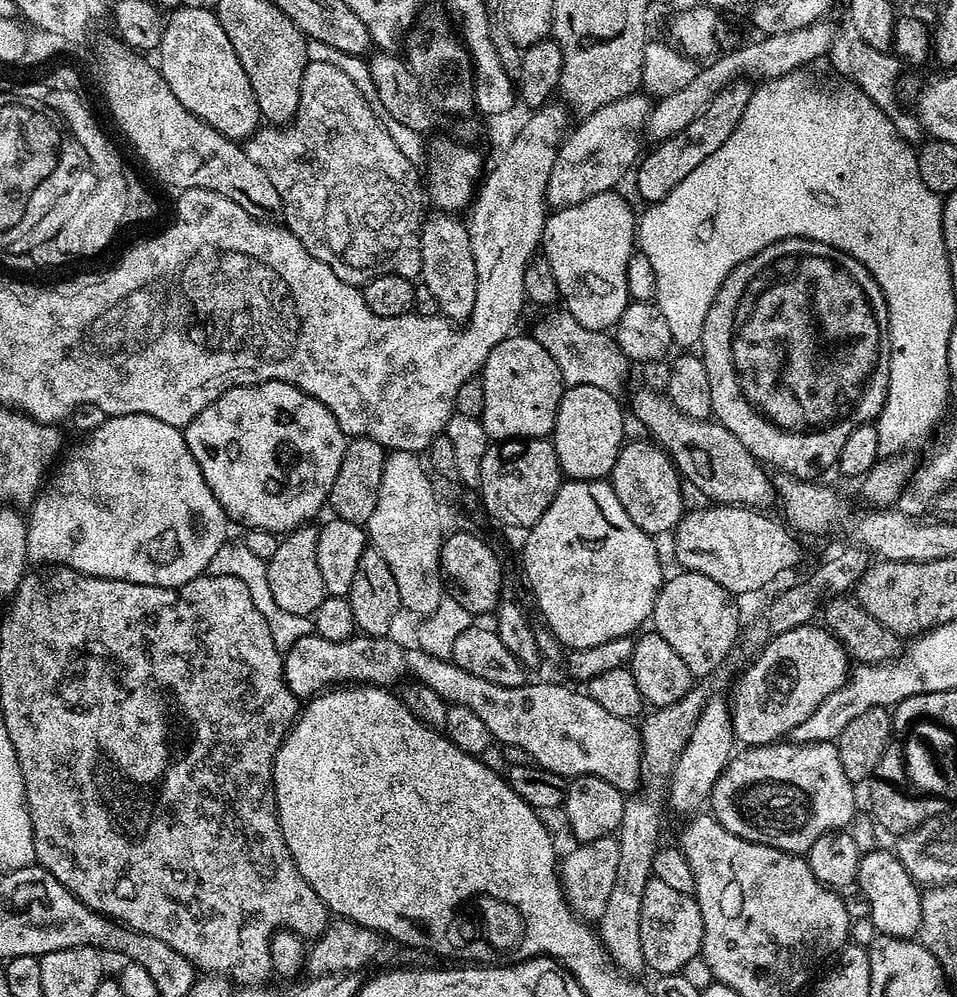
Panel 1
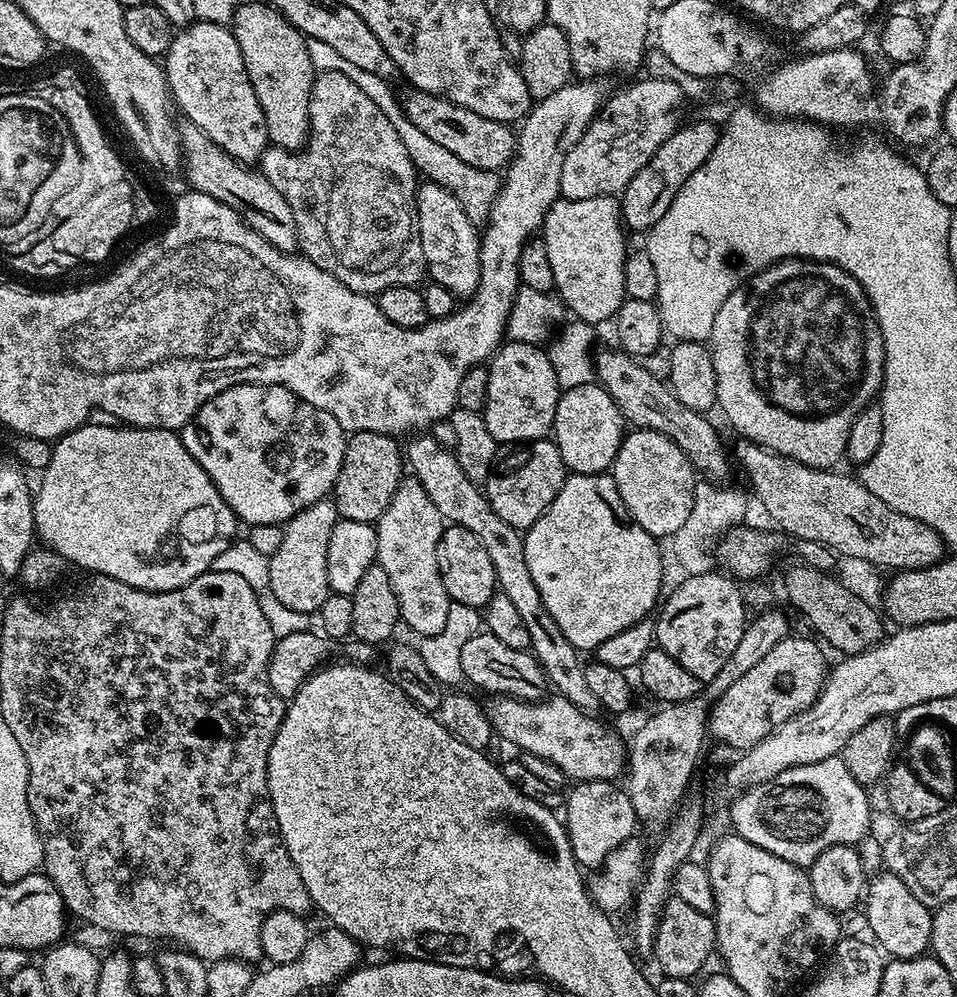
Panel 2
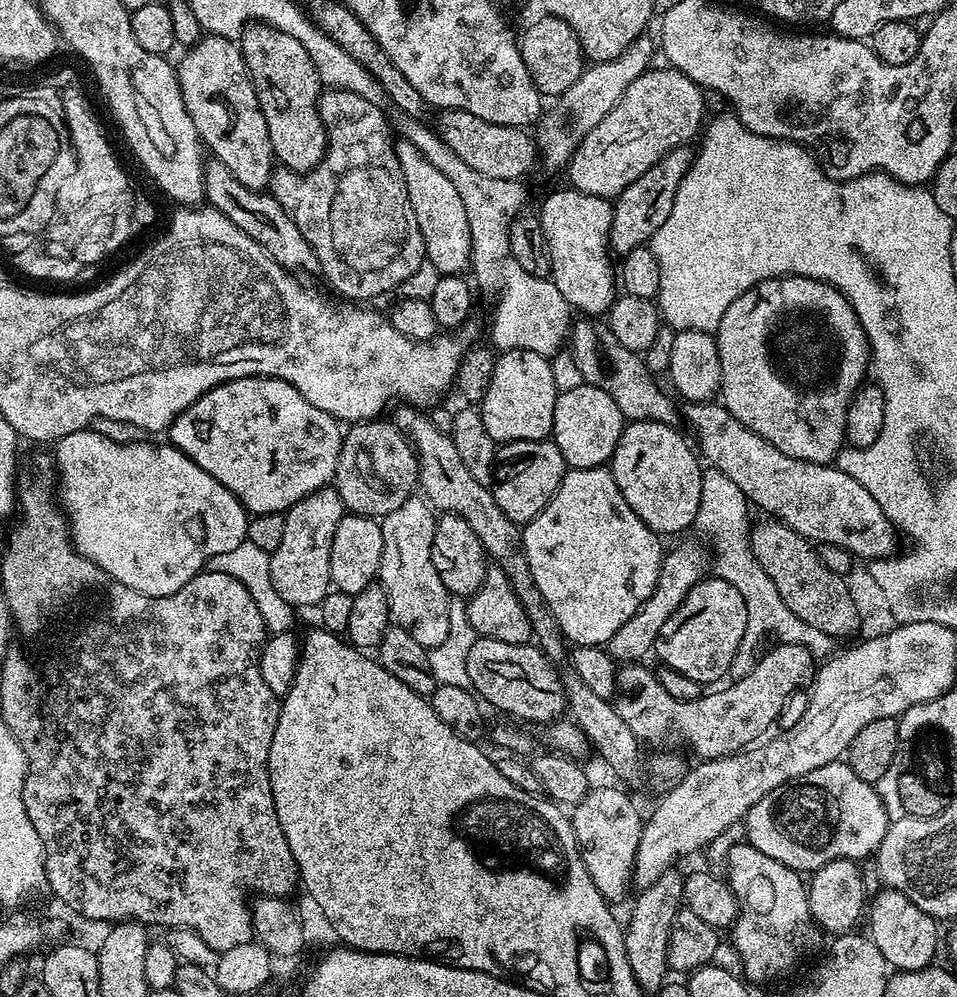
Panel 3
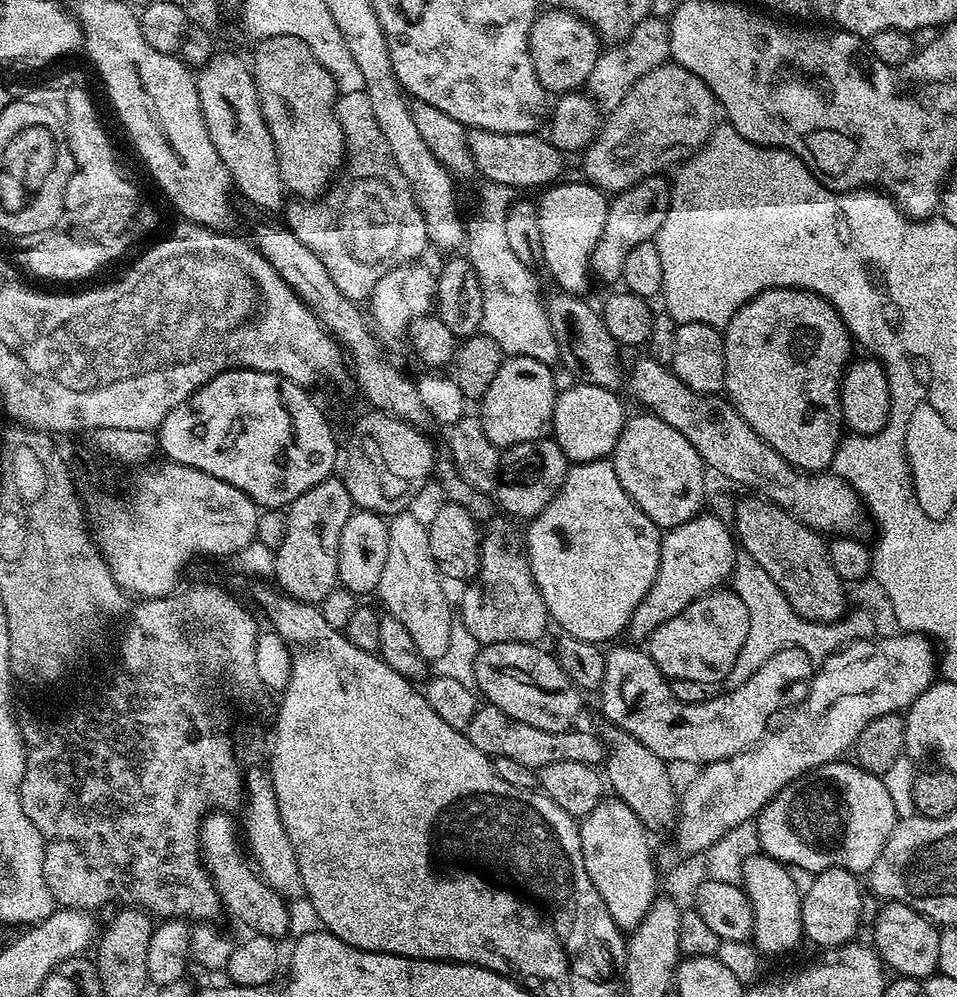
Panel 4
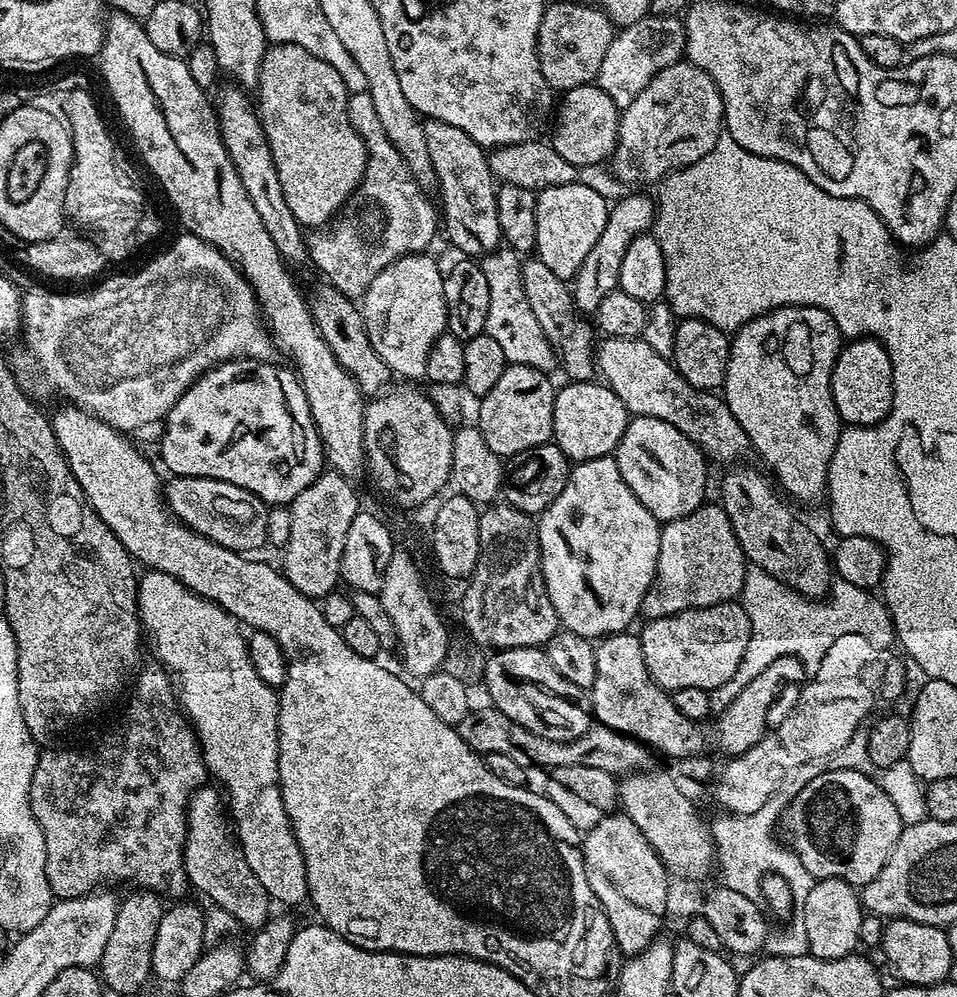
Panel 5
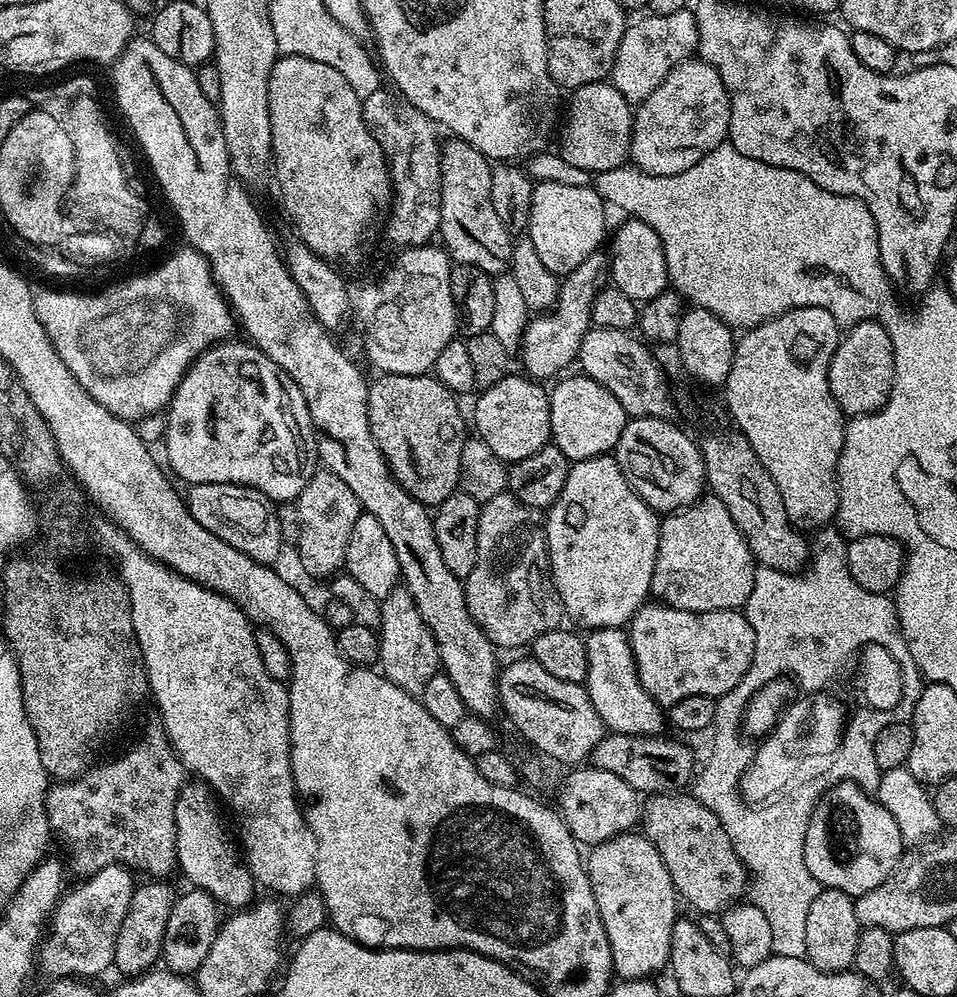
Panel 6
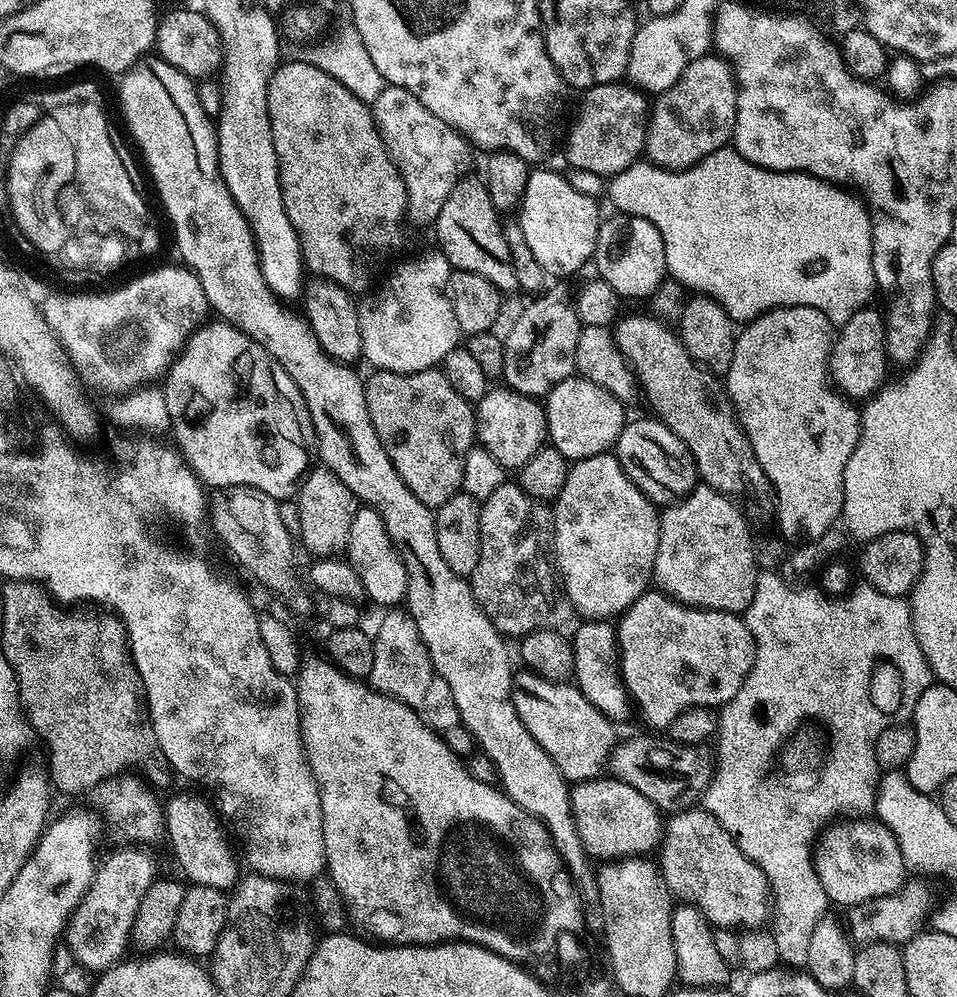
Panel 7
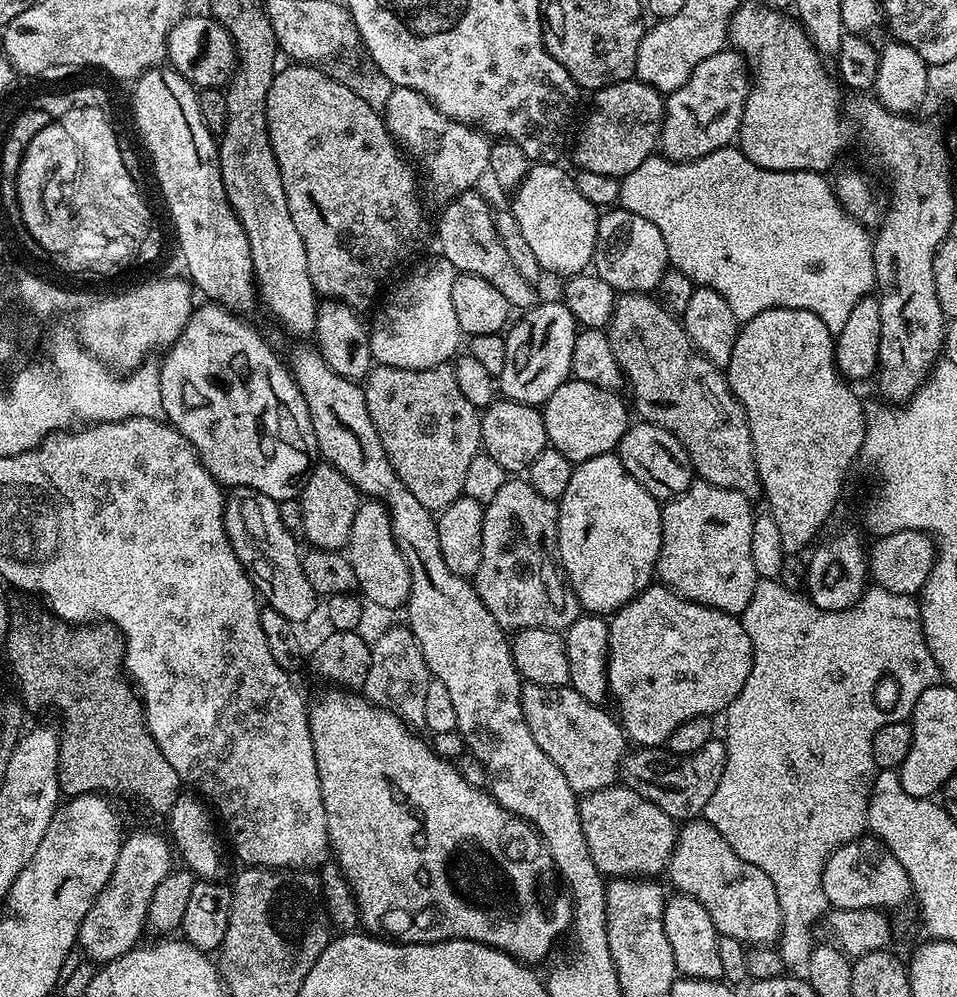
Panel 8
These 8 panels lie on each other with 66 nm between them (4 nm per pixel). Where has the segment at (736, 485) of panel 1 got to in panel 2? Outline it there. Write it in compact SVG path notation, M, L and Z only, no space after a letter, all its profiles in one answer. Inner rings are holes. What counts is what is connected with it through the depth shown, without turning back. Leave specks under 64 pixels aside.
M623 350L595 353L595 379L601 388L607 390L618 406L625 421L633 429L649 428L671 438L688 456L692 467L701 477L713 482L724 482L728 471L734 468L730 452L724 449L716 428L707 415L695 412L690 406L678 402L678 398L665 381L654 378L640 365L639 359Z

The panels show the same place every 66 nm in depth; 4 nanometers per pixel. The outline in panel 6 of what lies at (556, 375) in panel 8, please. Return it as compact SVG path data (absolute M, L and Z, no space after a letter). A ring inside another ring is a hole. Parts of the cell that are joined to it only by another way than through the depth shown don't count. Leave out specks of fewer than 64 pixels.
M596 251L568 275L560 280L556 302L543 314L536 314L525 326L524 336L520 339L518 357L524 363L523 375L533 380L548 382L551 376L559 377L568 363L575 361L580 354L582 338L593 327L592 303L594 298L609 283L608 257L603 251Z

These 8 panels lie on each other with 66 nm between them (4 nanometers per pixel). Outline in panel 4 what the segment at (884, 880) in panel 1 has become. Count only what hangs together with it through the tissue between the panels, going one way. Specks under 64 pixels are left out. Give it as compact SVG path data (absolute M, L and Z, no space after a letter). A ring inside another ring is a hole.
M885 903L877 914L876 923L871 926L870 933L873 940L871 943L879 952L881 961L901 977L921 980L937 971L941 929L922 914L918 914L918 910L905 904Z

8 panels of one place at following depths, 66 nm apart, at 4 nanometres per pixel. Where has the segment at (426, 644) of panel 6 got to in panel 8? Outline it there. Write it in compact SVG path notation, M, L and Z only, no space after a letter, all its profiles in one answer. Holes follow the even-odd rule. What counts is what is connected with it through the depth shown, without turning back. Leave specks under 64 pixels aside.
M393 626L372 645L372 665L362 681L362 692L372 703L390 708L403 716L405 724L420 726L424 723L426 686L429 679L428 663L412 629L407 626Z

